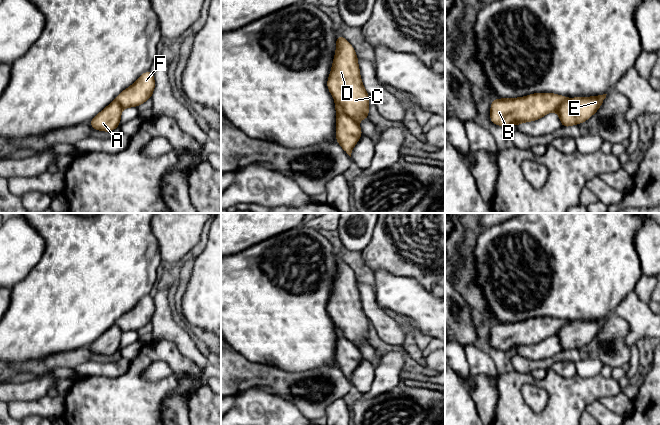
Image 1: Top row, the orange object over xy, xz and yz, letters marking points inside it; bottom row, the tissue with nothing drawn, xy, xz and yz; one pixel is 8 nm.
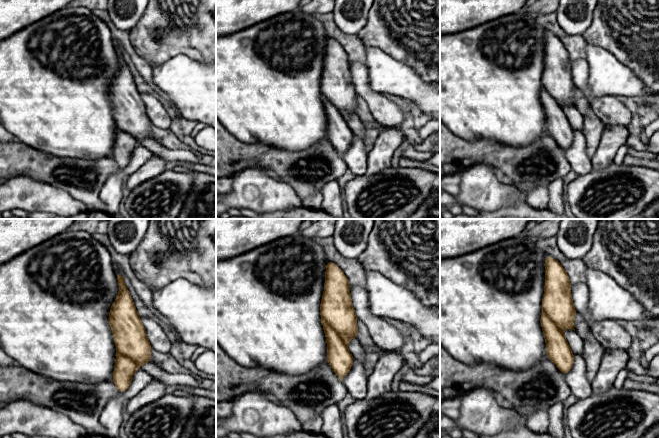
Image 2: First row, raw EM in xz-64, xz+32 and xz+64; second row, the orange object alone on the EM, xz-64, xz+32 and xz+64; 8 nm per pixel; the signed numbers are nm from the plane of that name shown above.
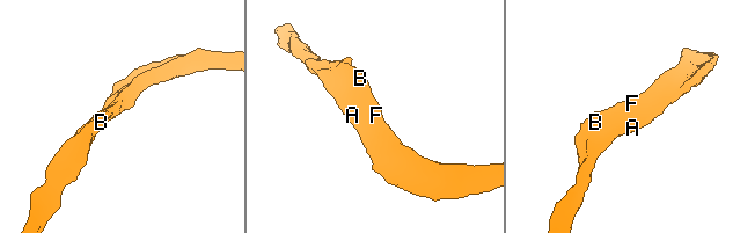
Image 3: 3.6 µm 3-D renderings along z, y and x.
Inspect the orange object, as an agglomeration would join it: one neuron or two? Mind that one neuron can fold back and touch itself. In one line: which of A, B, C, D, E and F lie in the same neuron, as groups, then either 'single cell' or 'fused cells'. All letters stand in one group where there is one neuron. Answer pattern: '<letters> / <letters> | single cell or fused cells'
A B C D E F | single cell

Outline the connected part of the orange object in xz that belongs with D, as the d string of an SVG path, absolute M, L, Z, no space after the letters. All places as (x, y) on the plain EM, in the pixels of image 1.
M340 258L327 311L335 324L336 365L351 381L352 373L362 360L358 346L369 342L369 319L366 316L353 270Z

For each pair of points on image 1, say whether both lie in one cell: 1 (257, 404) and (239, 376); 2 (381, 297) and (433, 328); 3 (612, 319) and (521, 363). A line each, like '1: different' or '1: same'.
1: different
2: same
3: same

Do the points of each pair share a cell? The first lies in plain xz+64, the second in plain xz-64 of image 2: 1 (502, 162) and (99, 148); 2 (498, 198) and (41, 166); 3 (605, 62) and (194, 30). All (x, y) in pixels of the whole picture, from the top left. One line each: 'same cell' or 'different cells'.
1: different cells
2: different cells
3: different cells

